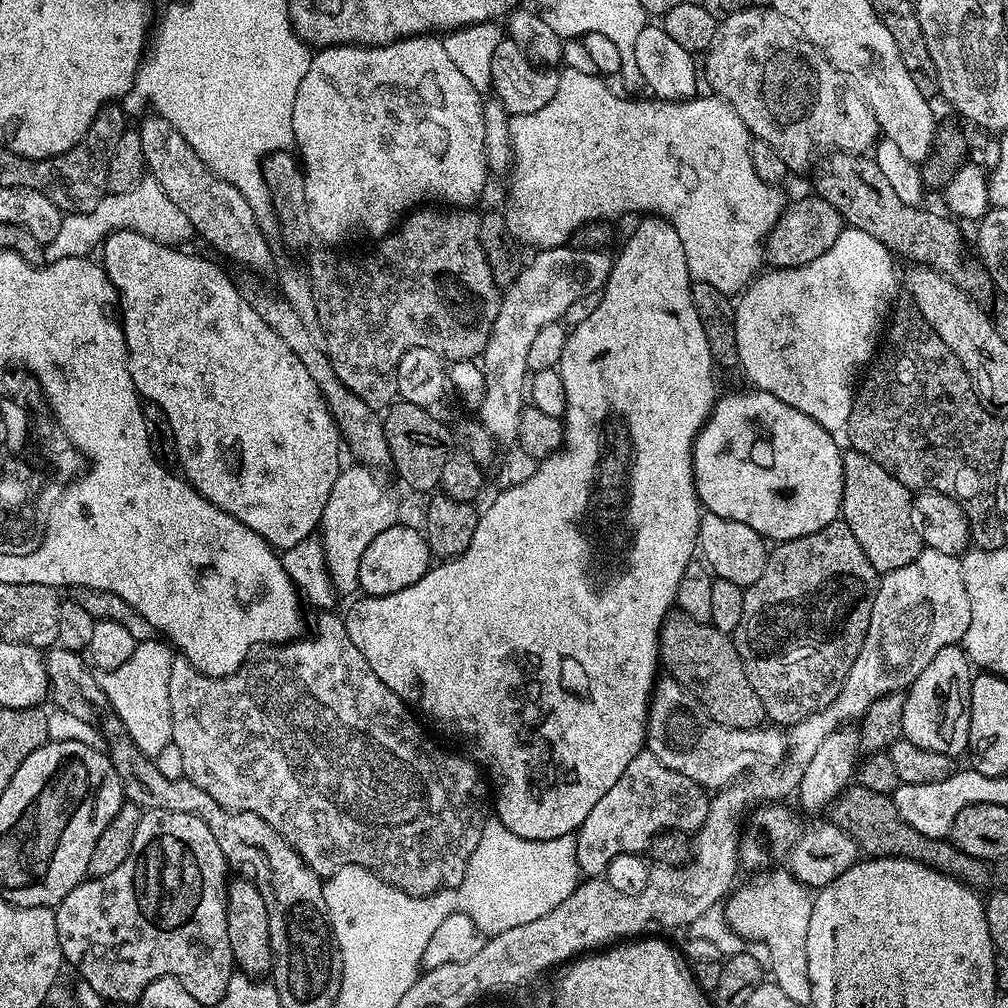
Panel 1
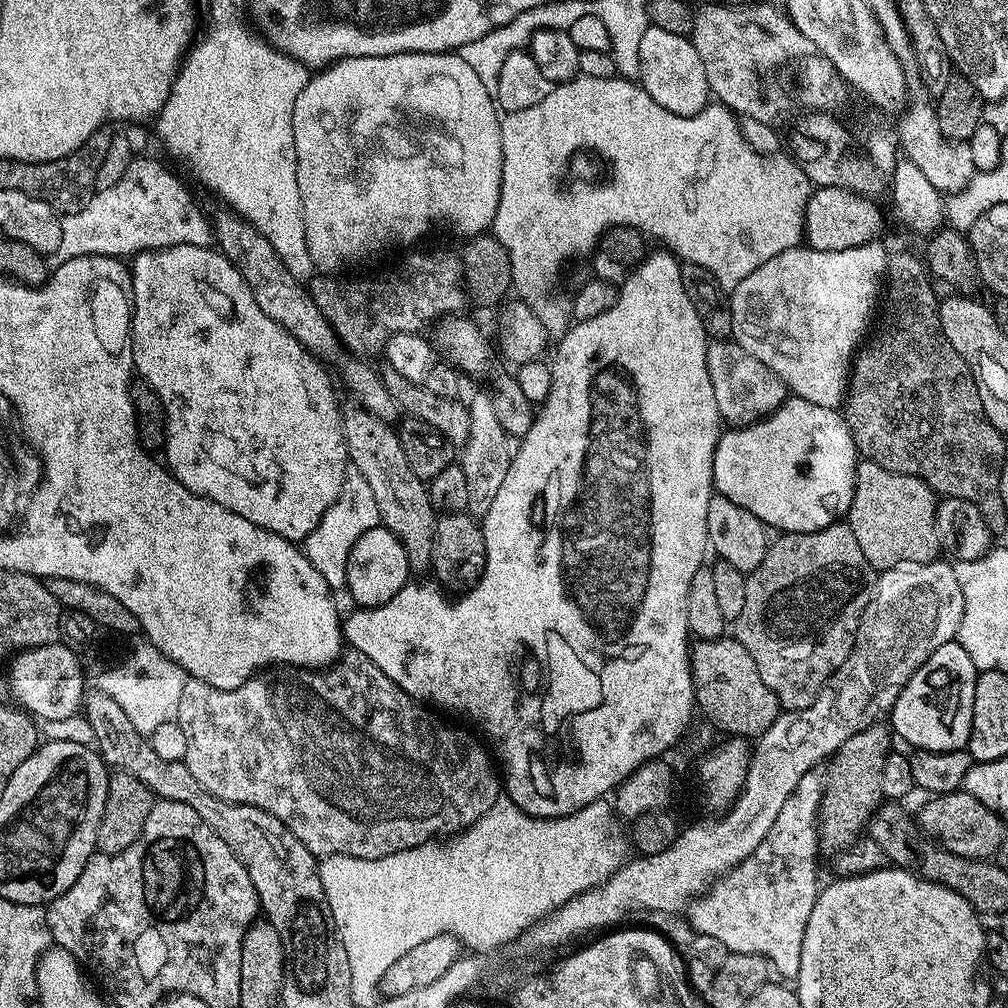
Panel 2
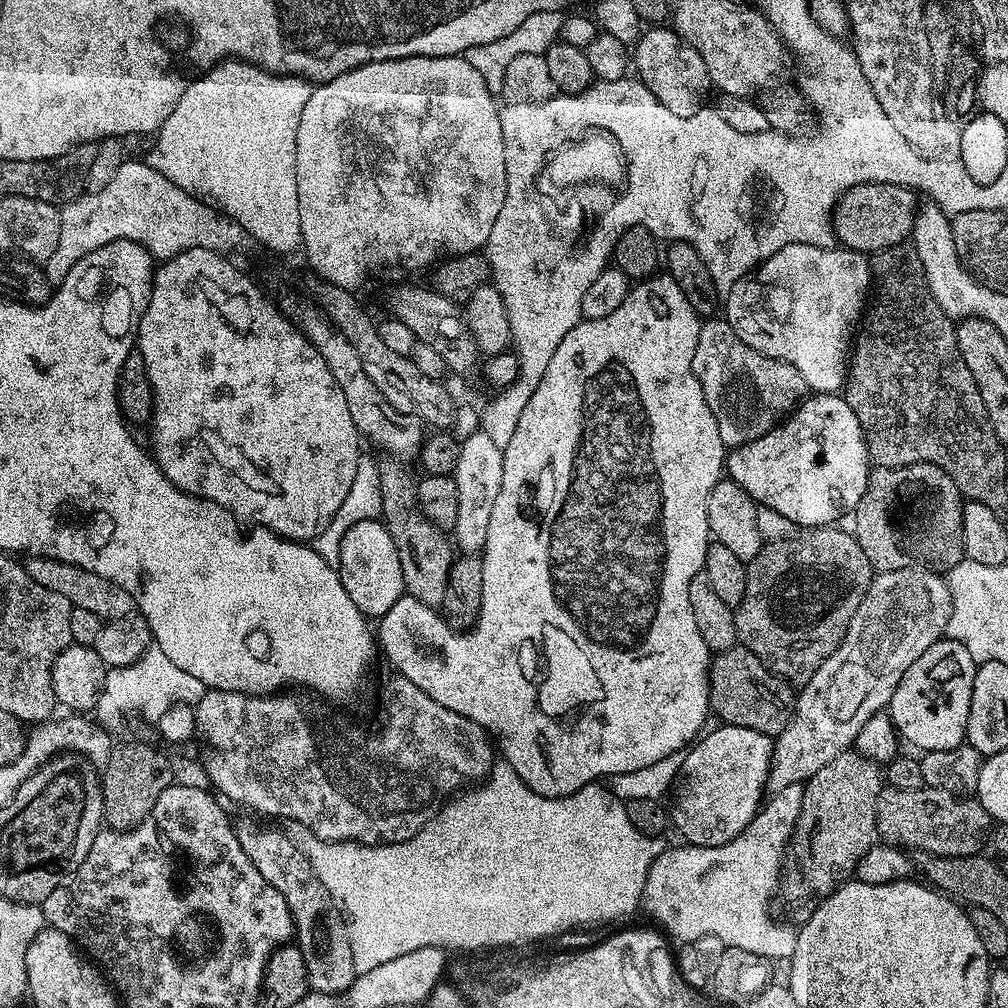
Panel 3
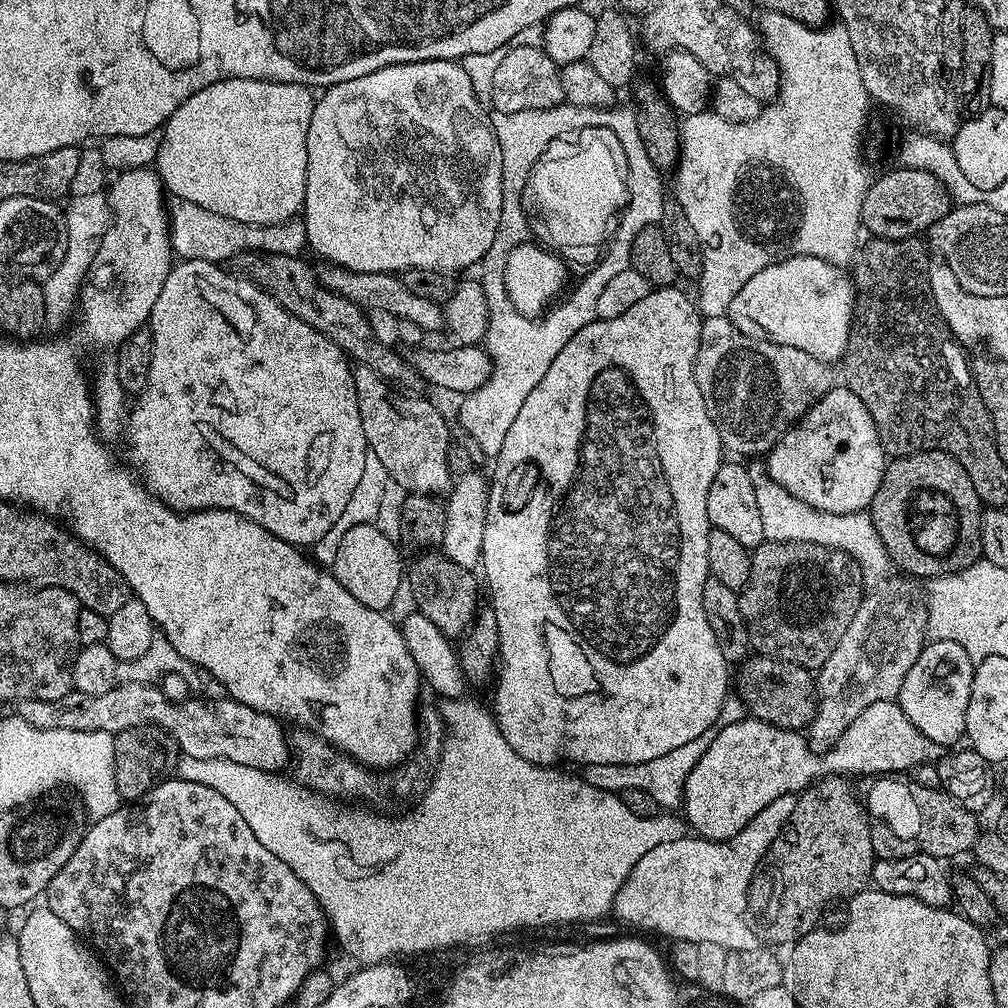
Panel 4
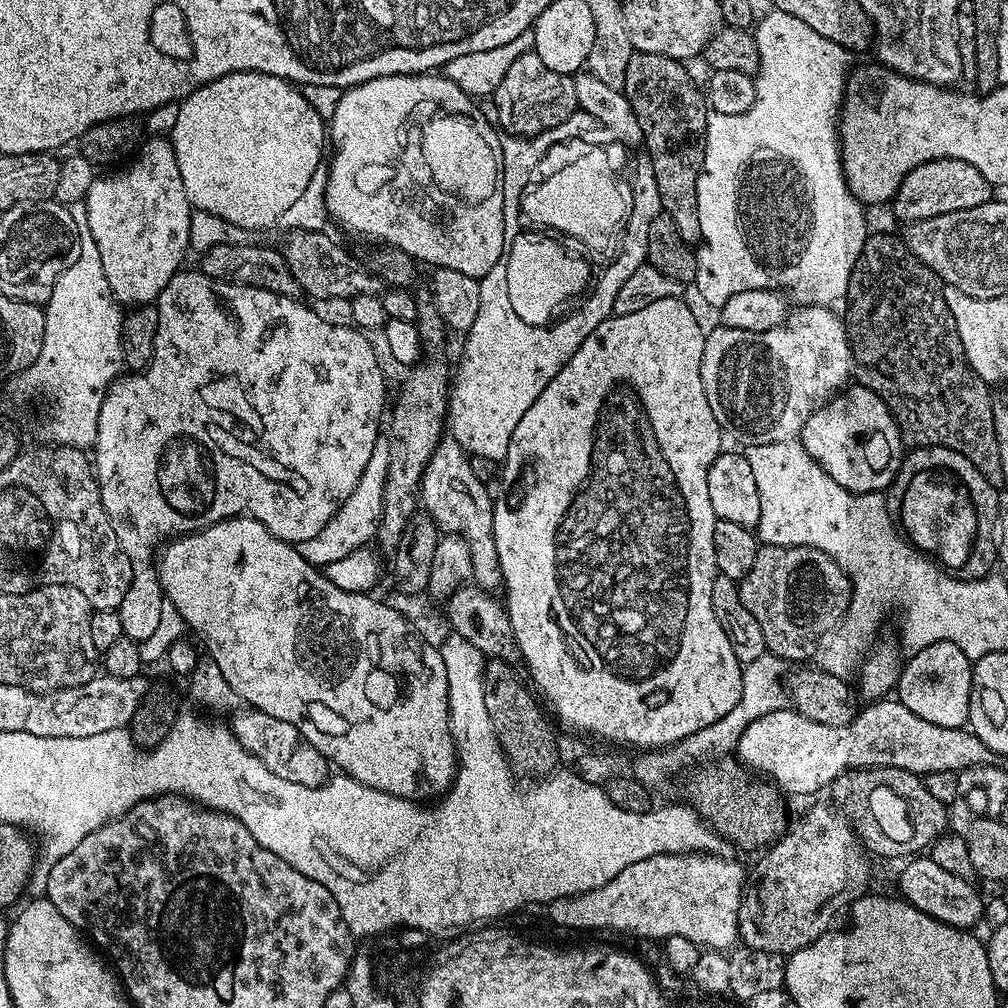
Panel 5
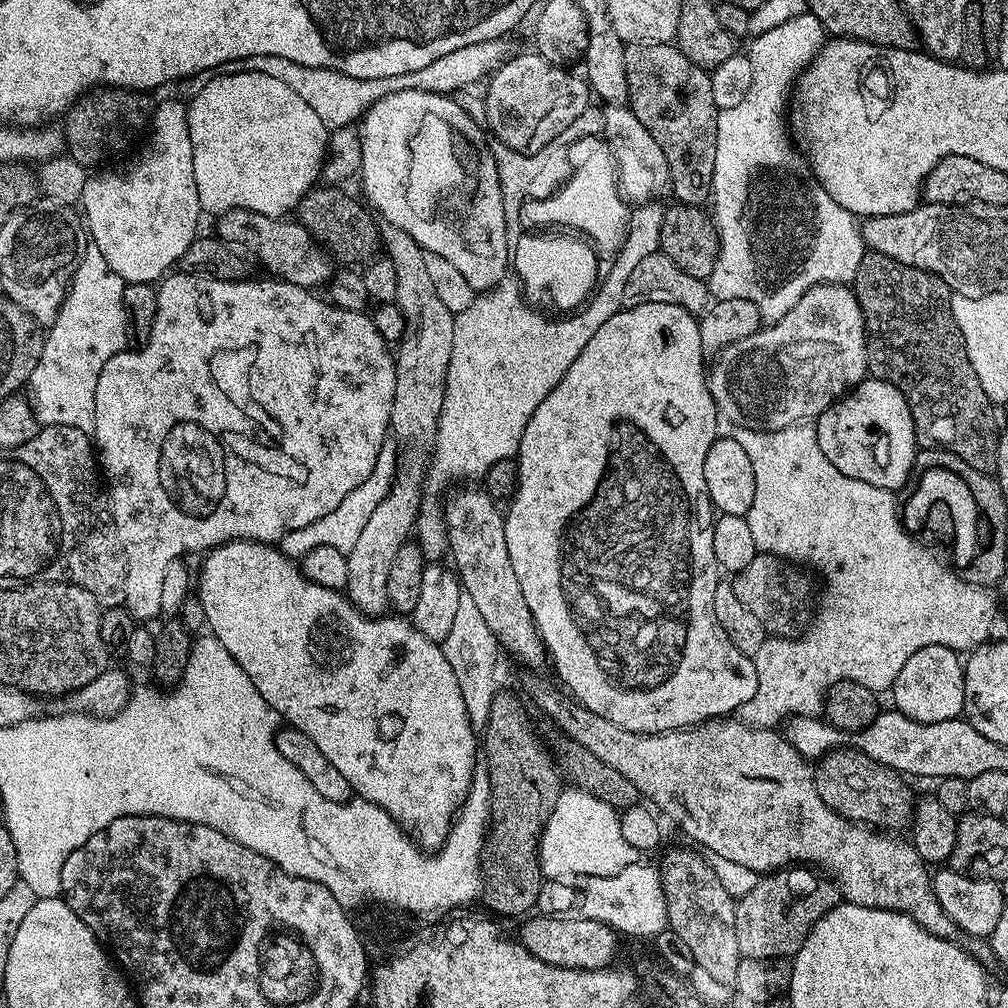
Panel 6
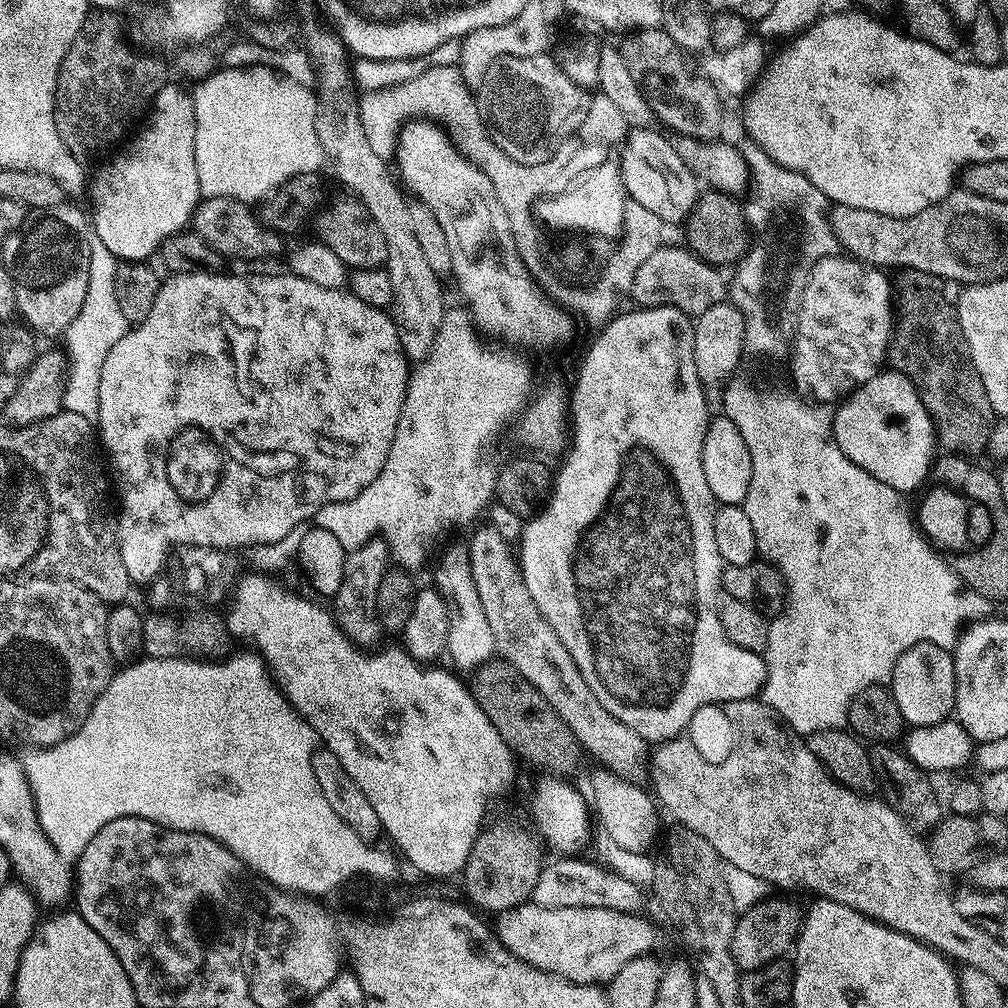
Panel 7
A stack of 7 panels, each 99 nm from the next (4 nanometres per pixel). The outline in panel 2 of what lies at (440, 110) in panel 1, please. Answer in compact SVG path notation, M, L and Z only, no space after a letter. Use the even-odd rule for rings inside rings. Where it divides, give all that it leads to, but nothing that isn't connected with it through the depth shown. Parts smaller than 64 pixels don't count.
M403 52L389 56L359 56L338 60L326 68L309 75L298 102L294 102L294 154L296 155L296 173L300 201L304 207L306 222L306 246L310 250L313 265L321 273L336 274L339 268L347 264L356 264L375 252L384 252L387 248L400 248L403 244L412 244L420 240L431 228L449 228L463 238L471 238L487 233L494 222L498 210L500 191L502 190L502 134L501 117L493 93L474 74L467 62L462 62L459 54L452 52Z

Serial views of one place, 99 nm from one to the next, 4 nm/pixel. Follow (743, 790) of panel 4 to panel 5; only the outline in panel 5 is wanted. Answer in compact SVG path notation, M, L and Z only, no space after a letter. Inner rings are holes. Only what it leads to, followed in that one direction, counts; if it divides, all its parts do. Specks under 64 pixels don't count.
M881 698L865 703L846 726L826 726L822 722L806 718L791 706L779 708L770 714L762 714L762 718L754 718L754 722L750 722L746 730L742 730L734 752L745 769L774 782L781 793L789 797L812 796L823 788L824 791L831 789L835 780L850 768L897 768L915 772L923 778L934 771L958 773L970 766L994 764L998 760L990 746L986 746L986 742L982 742L982 738L978 738L967 727L934 726L934 722L918 718L914 710L906 710L906 706L896 698Z

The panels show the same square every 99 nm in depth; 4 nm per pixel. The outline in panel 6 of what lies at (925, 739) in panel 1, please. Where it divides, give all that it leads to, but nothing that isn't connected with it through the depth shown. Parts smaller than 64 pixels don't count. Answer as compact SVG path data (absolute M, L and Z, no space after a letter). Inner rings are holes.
M922 646L918 654L910 654L890 689L895 711L918 722L955 720L964 710L964 660L961 653L946 646Z

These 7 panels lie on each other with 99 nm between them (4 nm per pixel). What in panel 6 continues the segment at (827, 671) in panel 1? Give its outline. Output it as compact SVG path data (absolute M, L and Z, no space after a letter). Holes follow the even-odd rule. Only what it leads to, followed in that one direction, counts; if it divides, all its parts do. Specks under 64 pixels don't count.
M762 552L756 555L754 562L750 562L750 566L746 566L746 570L735 573L730 583L742 606L746 606L746 610L751 610L754 618L762 622L768 636L792 638L805 631L814 619L818 588L812 585L807 574L801 565L785 560L783 556Z

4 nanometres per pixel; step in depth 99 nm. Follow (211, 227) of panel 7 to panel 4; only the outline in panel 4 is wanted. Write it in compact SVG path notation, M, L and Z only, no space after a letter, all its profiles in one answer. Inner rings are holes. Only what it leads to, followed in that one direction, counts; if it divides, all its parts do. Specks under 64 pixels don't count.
M325 263L319 269L320 283L324 284L332 292L342 294L350 302L354 302L365 310L377 308L387 310L394 314L400 321L414 322L426 334L432 334L439 328L445 327L444 309L439 304L430 302L430 298L421 298L411 290L406 290L403 279L391 272L355 272L349 268L339 268L336 264Z

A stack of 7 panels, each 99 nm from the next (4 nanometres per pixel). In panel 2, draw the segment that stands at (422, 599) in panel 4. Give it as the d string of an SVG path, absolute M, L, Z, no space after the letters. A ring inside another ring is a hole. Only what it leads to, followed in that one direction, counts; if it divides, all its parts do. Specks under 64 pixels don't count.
M355 402L343 405L340 421L351 467L365 476L378 506L380 524L390 529L402 542L409 569L413 573L427 573L432 563L431 539L437 513L433 509L432 499L428 497L425 481L420 480L414 470L410 470L406 454L402 454L397 429L389 421L370 414L370 410Z

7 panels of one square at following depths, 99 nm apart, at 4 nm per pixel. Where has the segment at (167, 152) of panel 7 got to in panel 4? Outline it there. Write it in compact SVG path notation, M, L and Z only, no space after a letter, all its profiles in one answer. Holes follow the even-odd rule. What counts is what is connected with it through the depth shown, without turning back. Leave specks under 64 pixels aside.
M151 167L121 171L111 181L106 195L110 223L84 286L80 289L78 308L81 313L84 311L84 324L88 327L90 339L97 340L100 344L119 346L130 334L149 323L154 302L158 302L158 294L162 294L162 286L174 263L174 237L168 226L169 209L166 207L166 200L164 204L166 189L159 172Z

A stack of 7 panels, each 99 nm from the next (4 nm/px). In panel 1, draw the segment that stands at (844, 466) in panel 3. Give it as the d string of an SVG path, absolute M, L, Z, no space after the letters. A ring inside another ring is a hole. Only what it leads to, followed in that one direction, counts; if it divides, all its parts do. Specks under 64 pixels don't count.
M748 390L752 392L732 392L729 396L721 395L712 408L712 413L708 415L708 421L702 426L702 430L696 435L696 441L692 447L692 469L694 470L694 482L696 483L696 493L700 499L704 512L713 512L720 518L734 518L734 522L746 522L750 530L754 530L760 536L772 542L782 540L793 540L802 538L806 534L814 534L822 530L830 522L834 522L841 515L840 503L842 502L842 448L836 445L837 437L831 432L827 432L814 418L802 414L802 410L794 410L794 406L786 406L782 398L774 398L774 394L759 390Z

